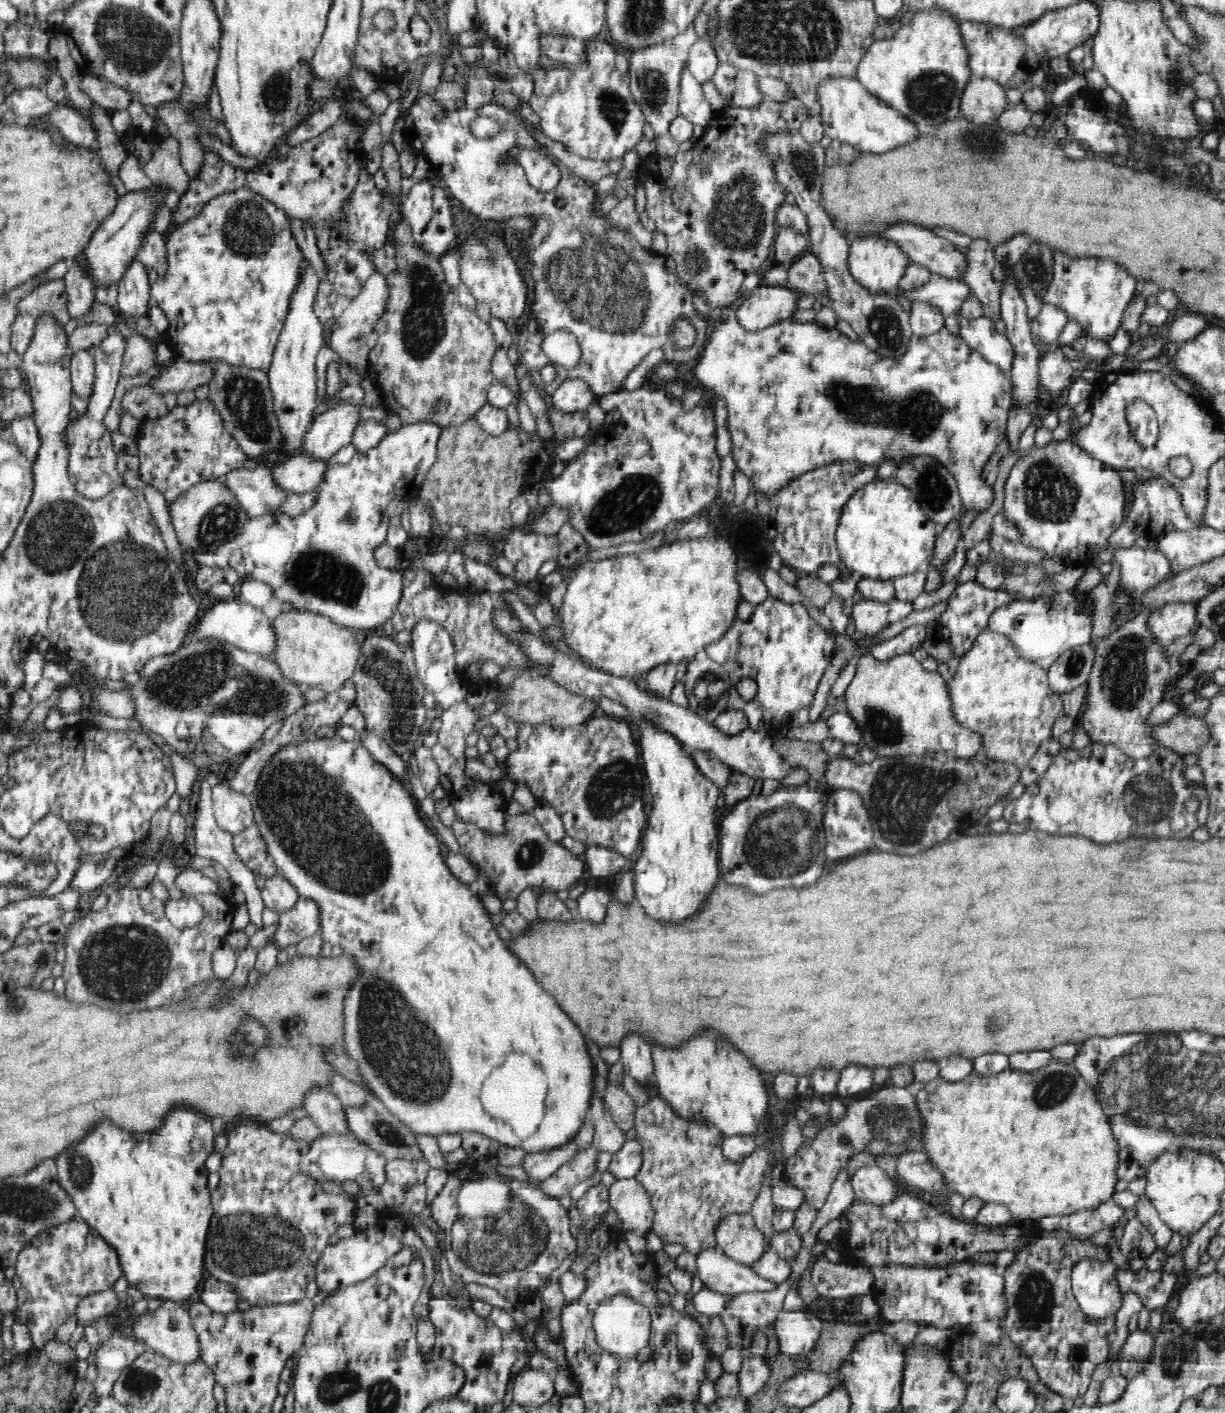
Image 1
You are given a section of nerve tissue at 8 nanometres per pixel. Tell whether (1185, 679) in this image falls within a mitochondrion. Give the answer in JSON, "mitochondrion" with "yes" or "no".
{"mitochondrion":"no"}

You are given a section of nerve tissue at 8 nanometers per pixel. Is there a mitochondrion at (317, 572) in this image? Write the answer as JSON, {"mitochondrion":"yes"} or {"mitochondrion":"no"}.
{"mitochondrion":"yes"}

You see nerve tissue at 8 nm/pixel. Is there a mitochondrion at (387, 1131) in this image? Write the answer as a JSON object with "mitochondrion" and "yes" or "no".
{"mitochondrion":"yes"}

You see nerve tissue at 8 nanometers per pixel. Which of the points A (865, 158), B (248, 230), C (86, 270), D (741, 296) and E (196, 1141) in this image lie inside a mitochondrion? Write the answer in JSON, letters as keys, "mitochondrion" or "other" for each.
{"A":"other","B":"mitochondrion","C":"other","D":"other","E":"mitochondrion"}

